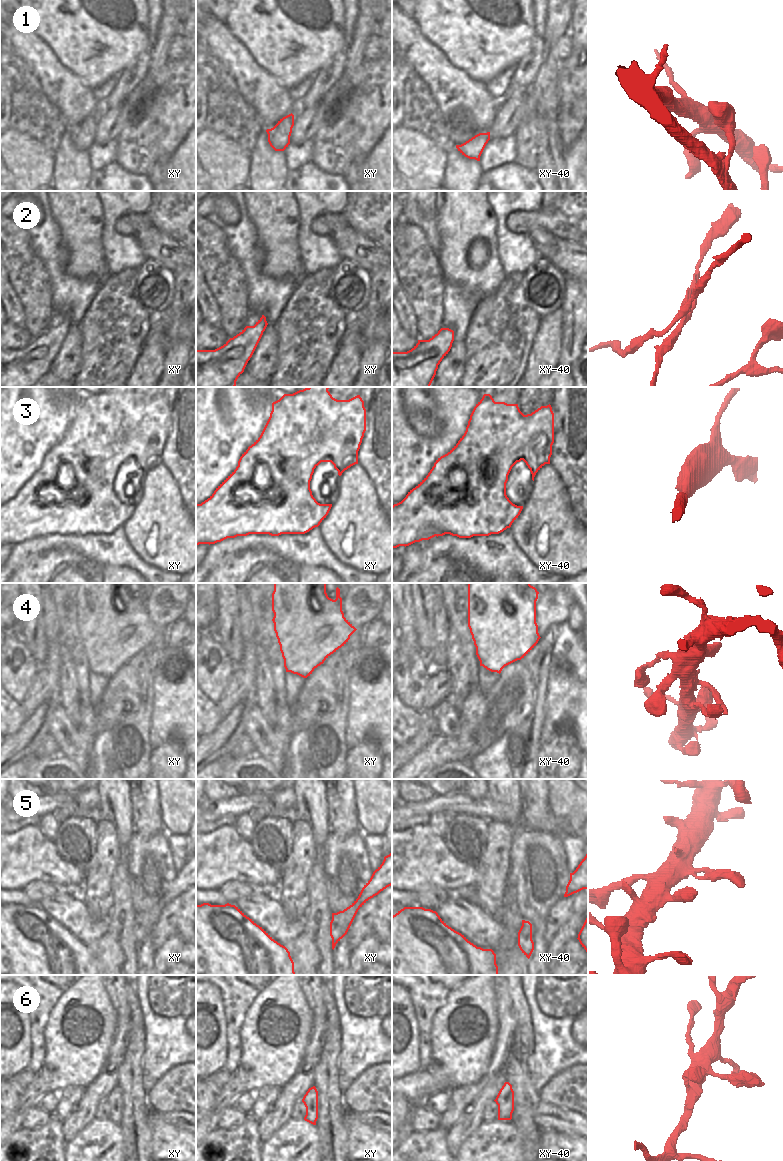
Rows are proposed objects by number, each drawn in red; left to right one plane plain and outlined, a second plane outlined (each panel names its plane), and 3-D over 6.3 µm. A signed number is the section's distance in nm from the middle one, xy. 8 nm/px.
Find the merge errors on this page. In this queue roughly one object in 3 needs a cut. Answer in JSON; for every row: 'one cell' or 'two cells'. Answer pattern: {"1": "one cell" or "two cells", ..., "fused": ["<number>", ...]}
{"1": "two cells", "2": "two cells", "3": "one cell", "4": "two cells", "5": "one cell", "6": "one cell", "fused": ["1", "2", "4"]}

